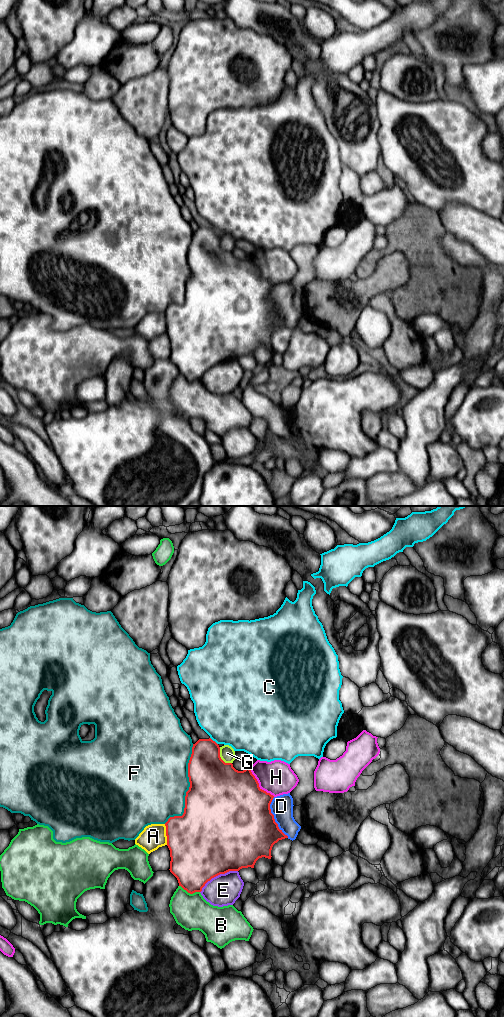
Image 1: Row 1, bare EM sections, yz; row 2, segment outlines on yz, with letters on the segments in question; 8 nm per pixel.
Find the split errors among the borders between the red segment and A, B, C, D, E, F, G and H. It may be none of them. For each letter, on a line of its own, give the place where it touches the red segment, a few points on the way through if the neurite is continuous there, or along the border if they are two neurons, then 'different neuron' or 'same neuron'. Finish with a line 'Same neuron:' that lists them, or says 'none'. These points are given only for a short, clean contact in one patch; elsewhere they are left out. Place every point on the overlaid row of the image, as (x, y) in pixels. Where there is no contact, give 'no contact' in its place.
A: contact yz (166, 834); different neuron
B: contact yz (189, 892); different neuron
C: contact yz (214, 741); different neuron
D: contact yz (273, 817); different neuron
E: contact yz (217, 875); different neuron
F: contact yz (189, 788); different neuron
G: contact yz (220, 758); different neuron
H: contact yz (258, 784); different neuron
Same neuron: none

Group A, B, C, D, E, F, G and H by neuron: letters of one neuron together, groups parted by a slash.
A / B / C / D / E / F / G / H

